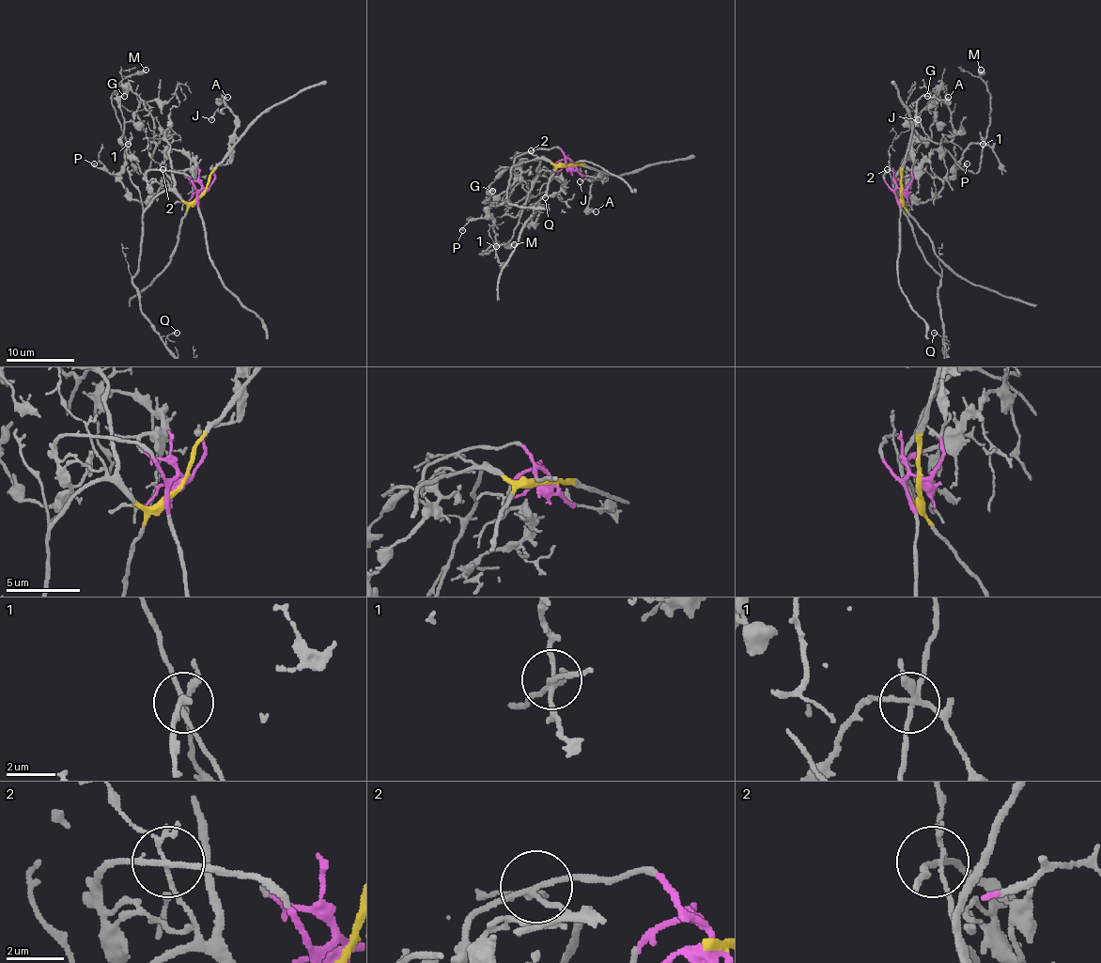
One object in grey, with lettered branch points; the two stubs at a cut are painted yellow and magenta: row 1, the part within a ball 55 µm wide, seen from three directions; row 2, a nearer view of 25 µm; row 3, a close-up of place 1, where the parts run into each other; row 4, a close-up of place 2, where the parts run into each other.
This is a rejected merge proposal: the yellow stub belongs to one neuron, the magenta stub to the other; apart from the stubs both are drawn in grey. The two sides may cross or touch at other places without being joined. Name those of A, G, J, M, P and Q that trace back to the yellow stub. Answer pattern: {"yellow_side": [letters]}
{"yellow_side": ["G", "M", "Q"]}

